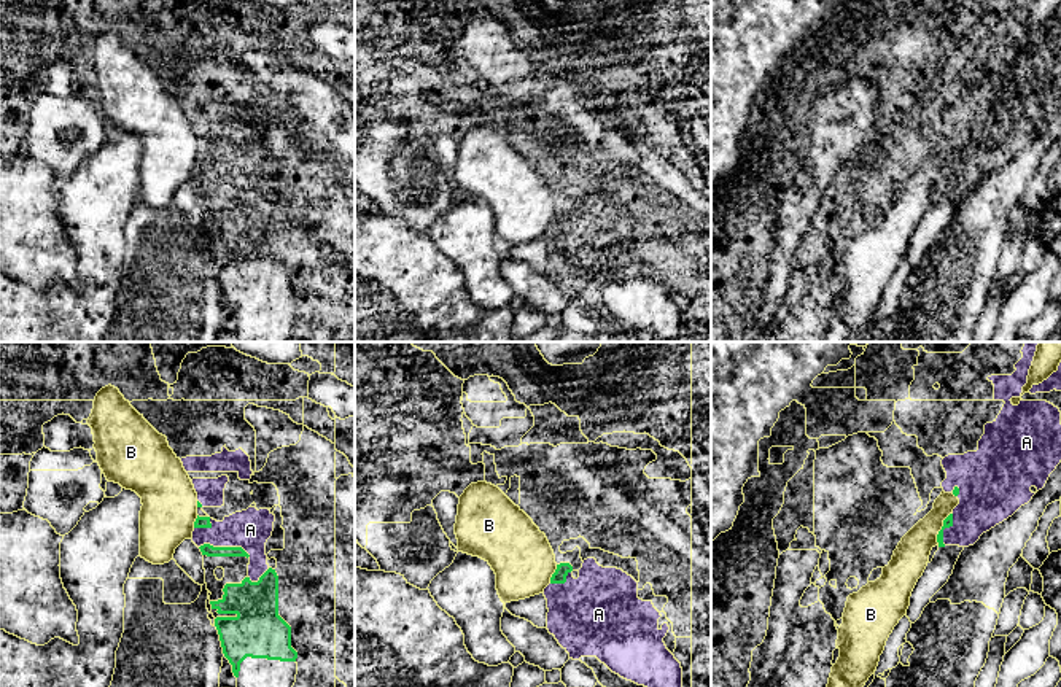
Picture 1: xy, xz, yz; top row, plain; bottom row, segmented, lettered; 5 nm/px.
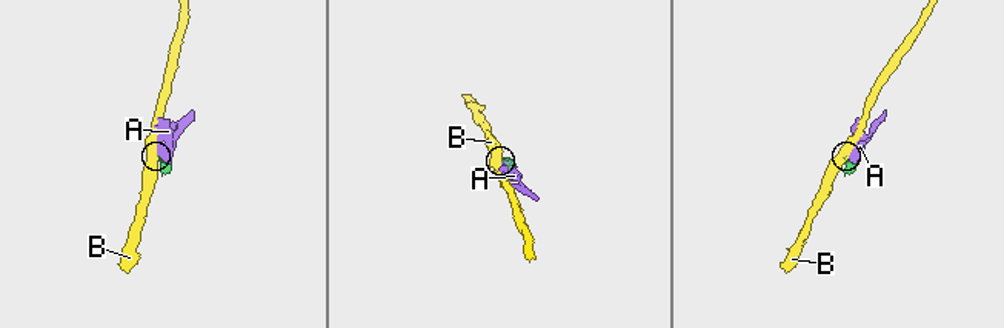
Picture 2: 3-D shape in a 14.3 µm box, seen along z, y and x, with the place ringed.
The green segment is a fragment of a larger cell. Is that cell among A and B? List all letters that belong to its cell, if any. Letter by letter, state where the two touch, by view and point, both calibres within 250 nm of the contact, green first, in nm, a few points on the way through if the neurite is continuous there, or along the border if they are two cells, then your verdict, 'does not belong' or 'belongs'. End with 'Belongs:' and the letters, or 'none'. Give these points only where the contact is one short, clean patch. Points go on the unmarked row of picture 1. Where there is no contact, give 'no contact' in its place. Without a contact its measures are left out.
A: xy (225, 191) | 60/200 nm | belongs
B: yz (942, 172) | 50/180 nm | along yz (952, 156), (944, 164), (937, 178), (937, 188) | does not belong
Belongs: A

